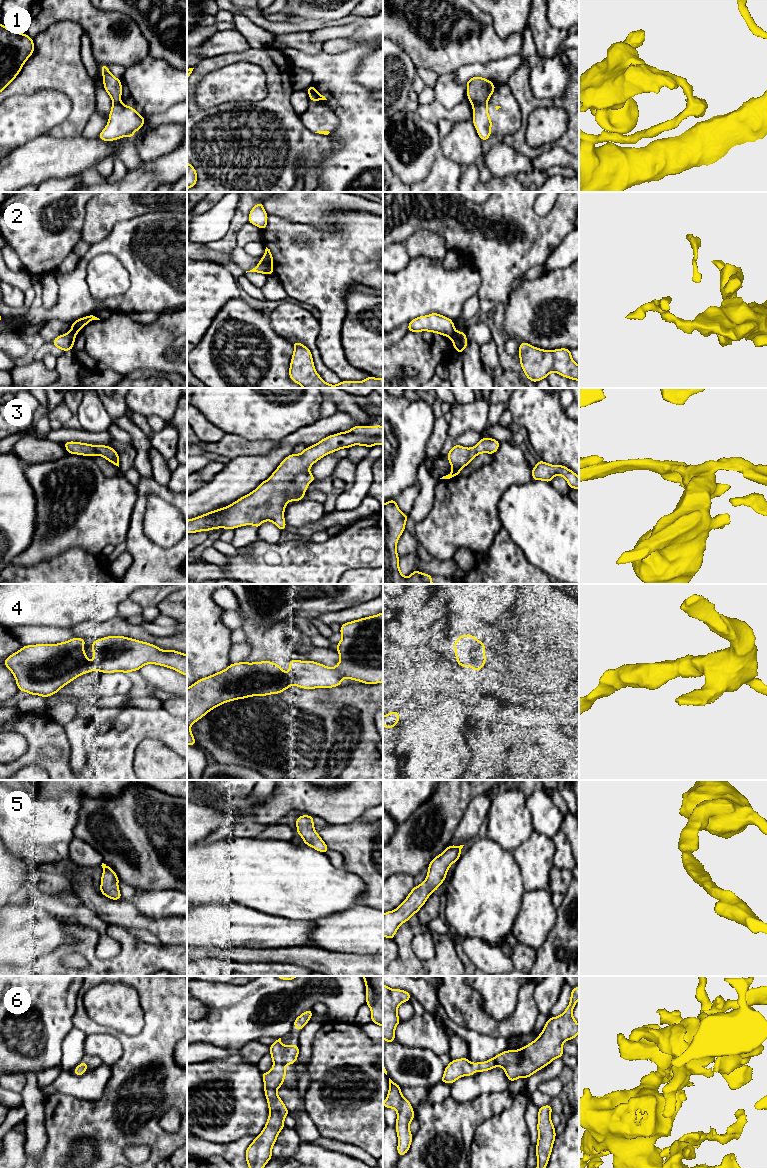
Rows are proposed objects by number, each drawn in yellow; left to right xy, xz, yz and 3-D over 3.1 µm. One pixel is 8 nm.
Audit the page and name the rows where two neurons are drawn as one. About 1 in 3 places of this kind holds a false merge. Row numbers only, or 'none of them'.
1, 2

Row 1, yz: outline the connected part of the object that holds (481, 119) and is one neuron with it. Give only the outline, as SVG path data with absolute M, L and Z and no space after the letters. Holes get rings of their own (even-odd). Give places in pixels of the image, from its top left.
M482 103L473 105L473 124L477 130L478 136L482 141L488 140L491 136L491 126L494 122L490 120L488 114L488 104Z

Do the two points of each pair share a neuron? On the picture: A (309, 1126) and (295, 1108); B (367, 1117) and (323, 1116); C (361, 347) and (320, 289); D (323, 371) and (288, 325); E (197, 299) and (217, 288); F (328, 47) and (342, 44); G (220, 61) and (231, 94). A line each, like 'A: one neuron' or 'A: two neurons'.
A: one neuron
B: one neuron
C: two neurons
D: one neuron
E: one neuron
F: one neuron
G: two neurons

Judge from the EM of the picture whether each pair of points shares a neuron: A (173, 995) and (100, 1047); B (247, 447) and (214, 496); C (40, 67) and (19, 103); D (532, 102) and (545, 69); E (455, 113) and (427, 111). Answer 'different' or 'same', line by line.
A: different
B: different
C: different
D: different
E: same

